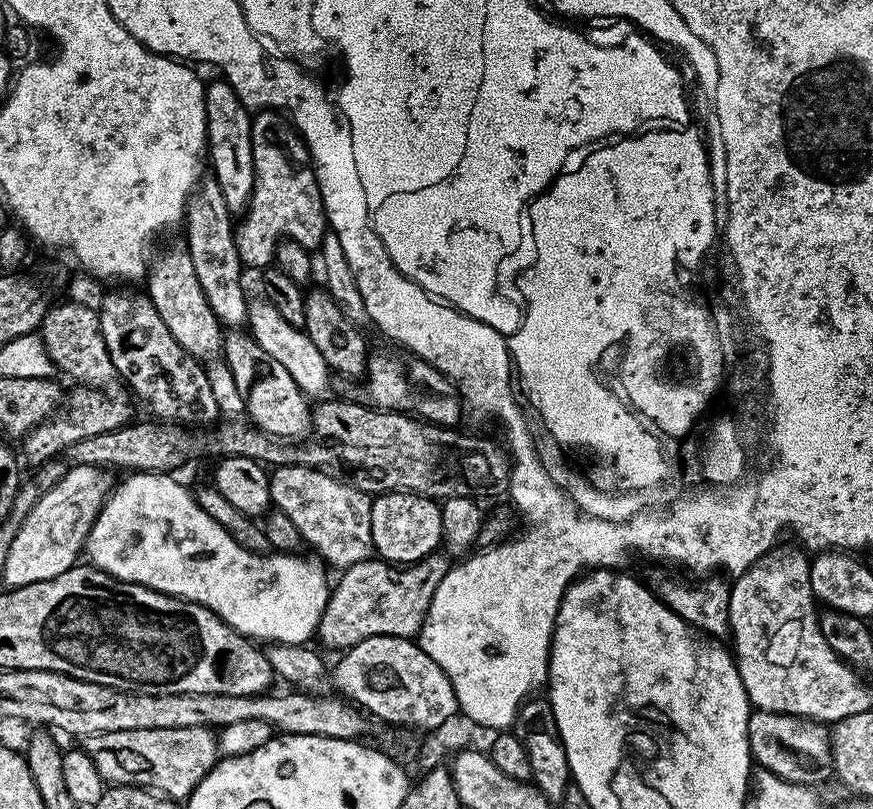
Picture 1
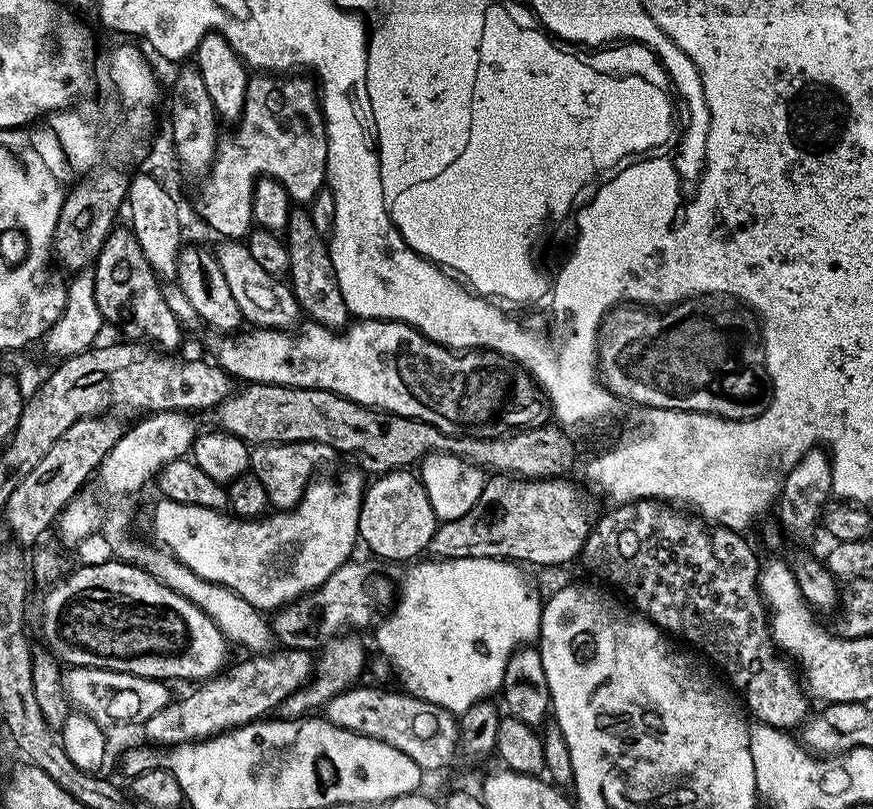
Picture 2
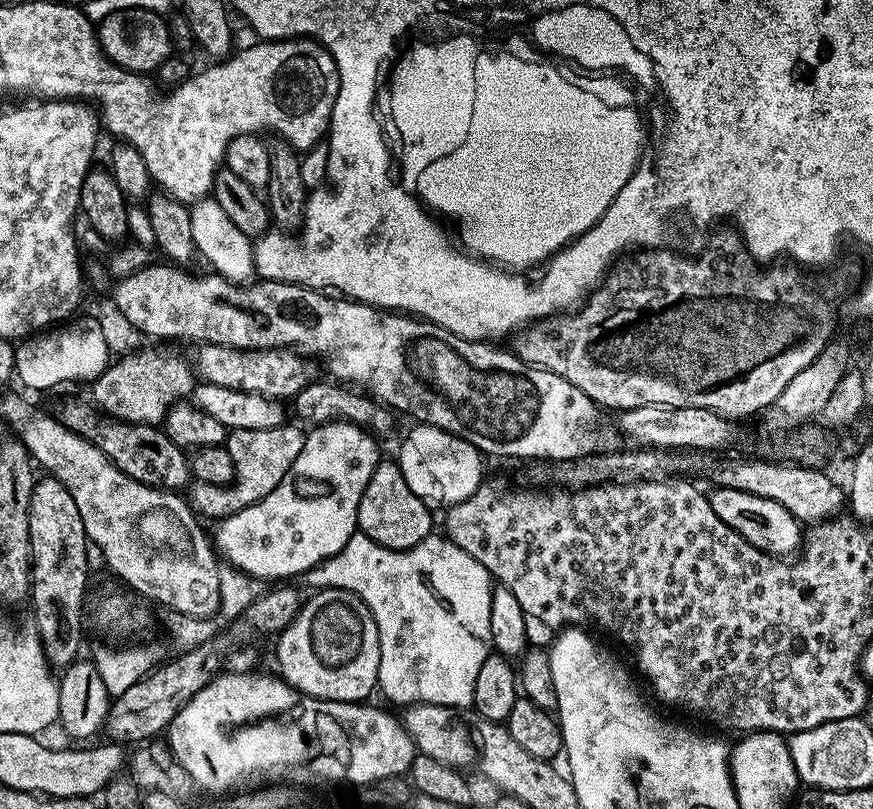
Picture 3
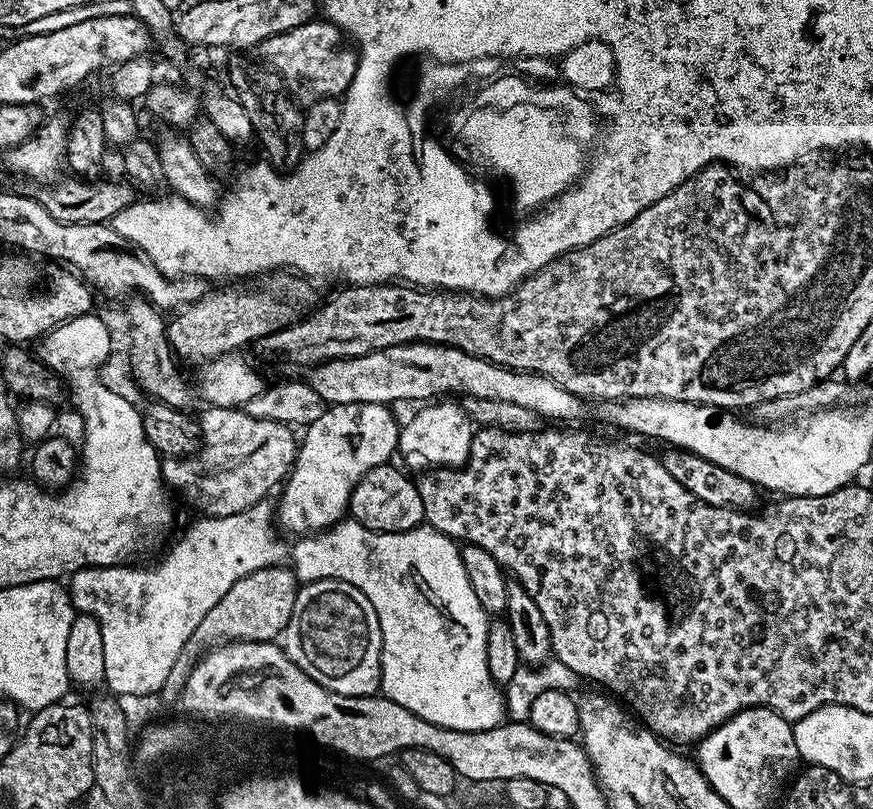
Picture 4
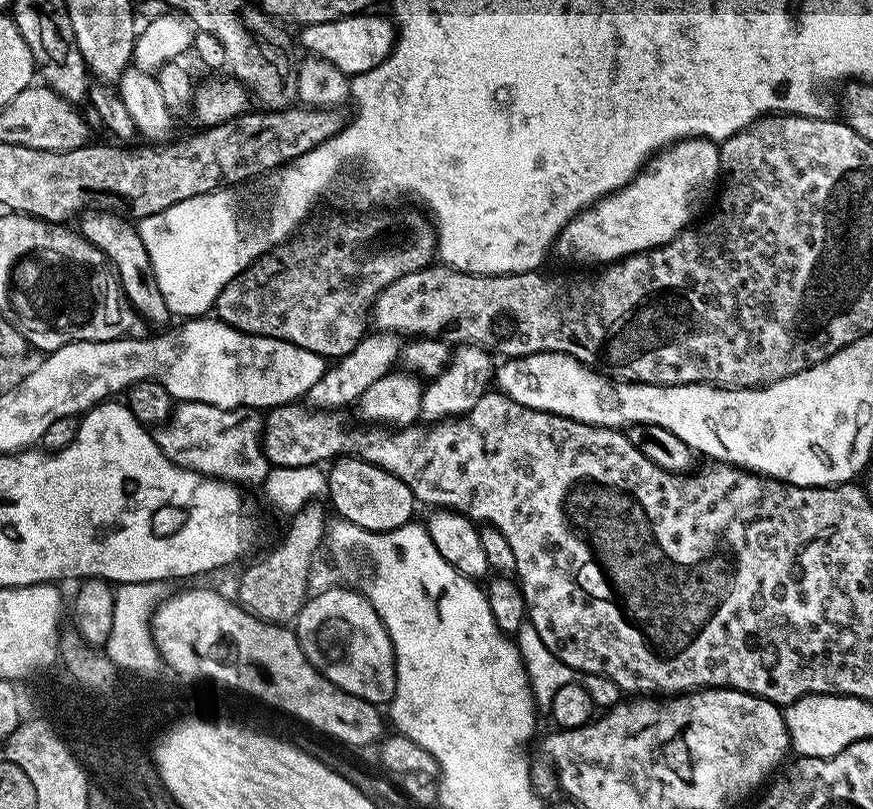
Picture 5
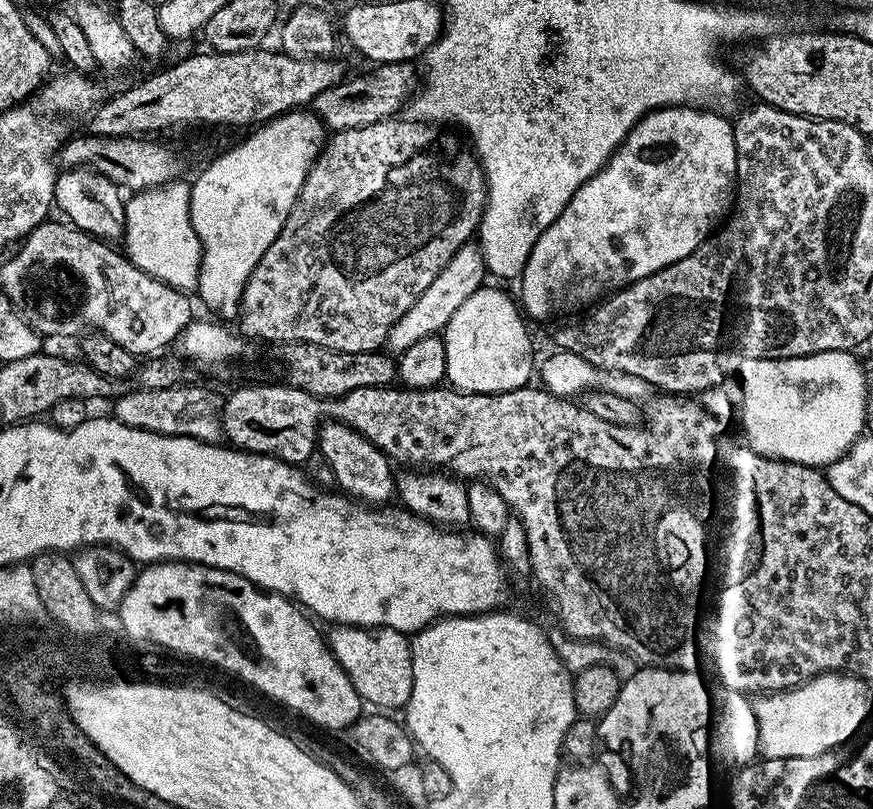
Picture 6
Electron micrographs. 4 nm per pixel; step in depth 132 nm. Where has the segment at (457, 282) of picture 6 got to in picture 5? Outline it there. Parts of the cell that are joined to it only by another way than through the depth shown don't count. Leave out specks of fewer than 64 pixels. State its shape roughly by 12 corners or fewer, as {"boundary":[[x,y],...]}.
{"boundary":[[373,331],[308,391],[319,411],[357,403],[399,361],[397,333]]}

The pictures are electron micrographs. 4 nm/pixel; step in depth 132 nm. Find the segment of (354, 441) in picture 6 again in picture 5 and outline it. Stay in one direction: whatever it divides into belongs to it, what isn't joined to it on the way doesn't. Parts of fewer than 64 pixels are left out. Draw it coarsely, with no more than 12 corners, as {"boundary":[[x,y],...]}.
{"boundary":[[351,454],[331,461],[339,519],[389,532],[413,519],[410,486]]}

